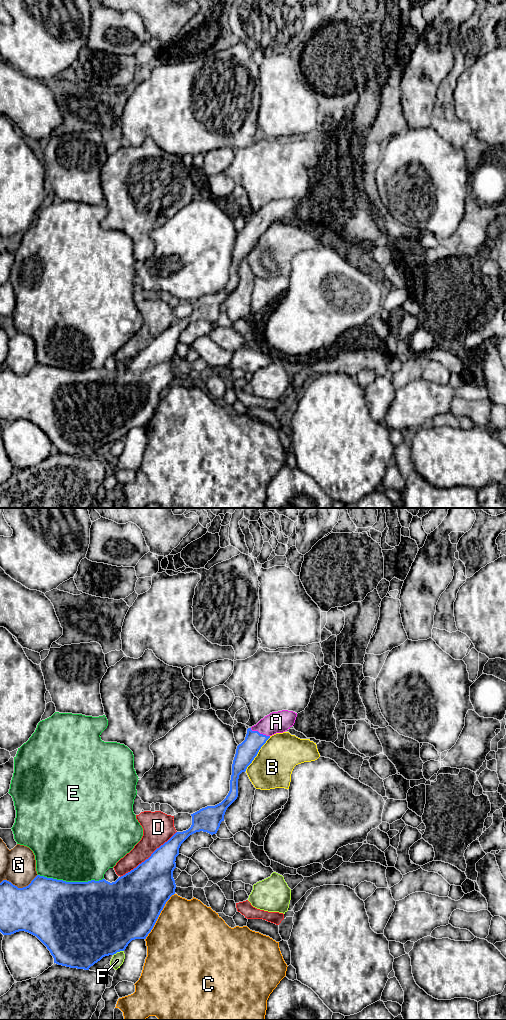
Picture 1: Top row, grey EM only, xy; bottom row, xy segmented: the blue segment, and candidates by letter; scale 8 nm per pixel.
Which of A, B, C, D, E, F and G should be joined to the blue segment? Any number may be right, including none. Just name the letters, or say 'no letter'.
A

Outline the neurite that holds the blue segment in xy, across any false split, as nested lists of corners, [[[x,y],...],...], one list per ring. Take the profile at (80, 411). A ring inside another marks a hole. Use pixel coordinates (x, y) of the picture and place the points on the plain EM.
[[[293,199],[272,200],[248,216],[245,228],[236,237],[230,279],[226,286],[215,294],[207,294],[191,302],[192,313],[188,318],[176,320],[148,347],[115,370],[105,367],[66,370],[37,363],[28,374],[18,376],[3,368],[0,371],[0,420],[3,423],[28,420],[47,435],[54,451],[84,458],[89,458],[105,444],[124,439],[132,428],[146,427],[166,390],[175,382],[173,359],[181,332],[196,320],[217,321],[227,296],[238,285],[239,263],[246,259],[266,229],[272,223],[290,217],[296,205],[297,201]]]

